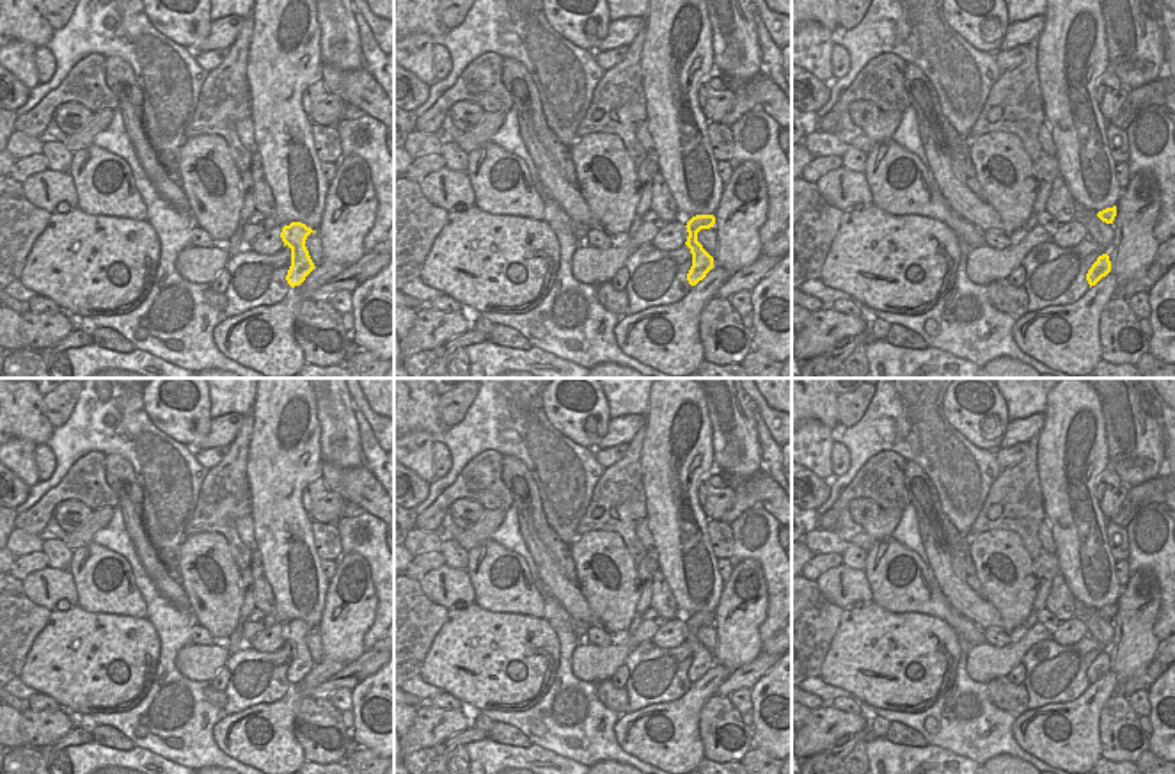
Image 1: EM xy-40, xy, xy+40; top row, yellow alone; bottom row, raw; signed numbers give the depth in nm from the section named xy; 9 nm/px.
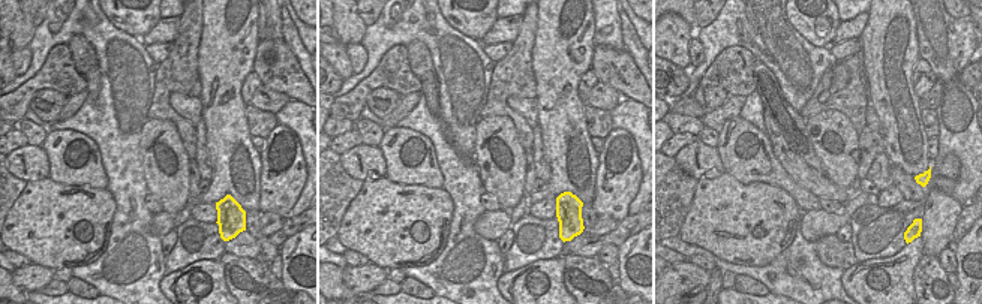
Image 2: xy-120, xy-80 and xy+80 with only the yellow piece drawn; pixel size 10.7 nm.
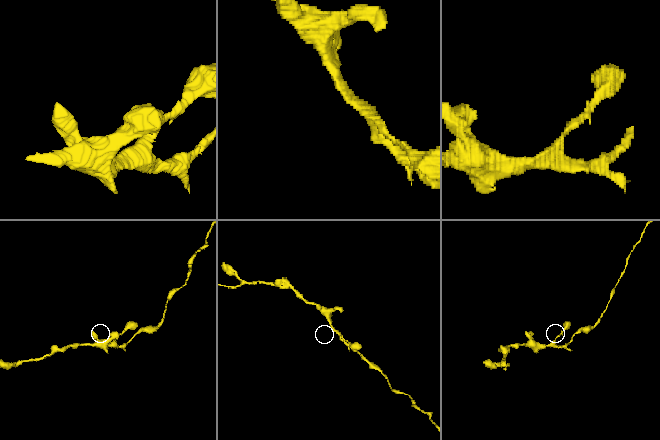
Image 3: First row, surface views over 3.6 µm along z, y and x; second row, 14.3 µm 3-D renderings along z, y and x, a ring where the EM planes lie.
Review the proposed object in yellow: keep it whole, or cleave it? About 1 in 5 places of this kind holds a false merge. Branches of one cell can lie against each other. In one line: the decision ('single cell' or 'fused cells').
single cell

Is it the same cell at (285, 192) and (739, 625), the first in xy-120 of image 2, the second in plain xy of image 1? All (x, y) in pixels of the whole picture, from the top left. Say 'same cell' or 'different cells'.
same cell

